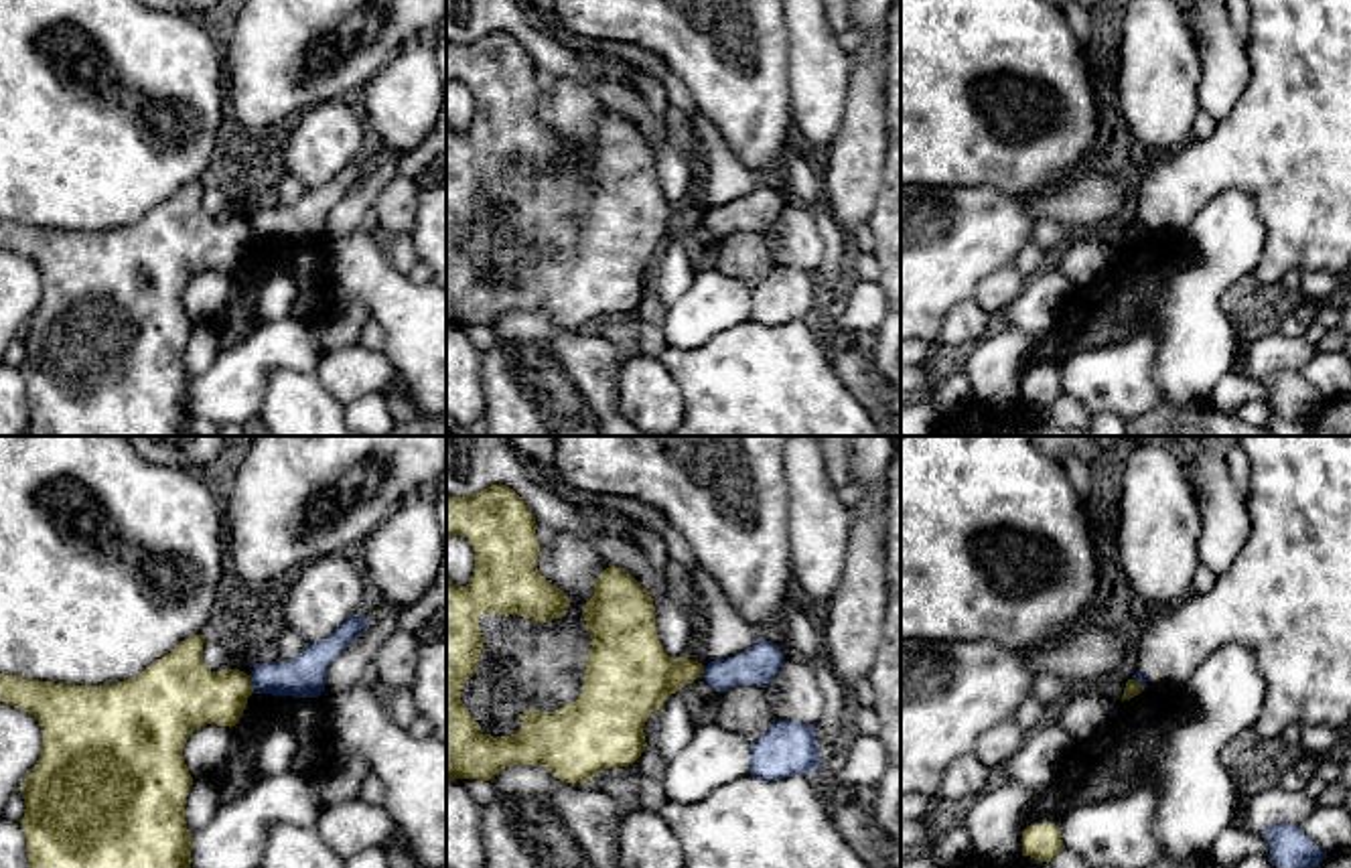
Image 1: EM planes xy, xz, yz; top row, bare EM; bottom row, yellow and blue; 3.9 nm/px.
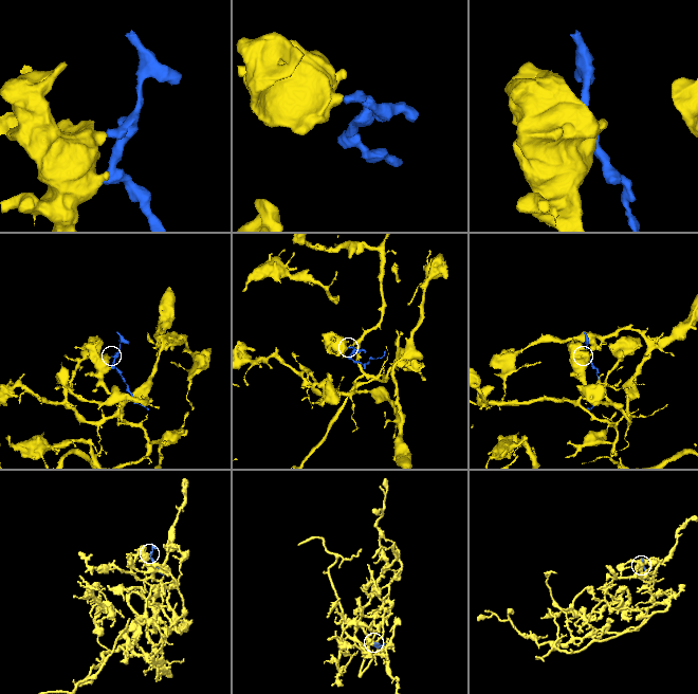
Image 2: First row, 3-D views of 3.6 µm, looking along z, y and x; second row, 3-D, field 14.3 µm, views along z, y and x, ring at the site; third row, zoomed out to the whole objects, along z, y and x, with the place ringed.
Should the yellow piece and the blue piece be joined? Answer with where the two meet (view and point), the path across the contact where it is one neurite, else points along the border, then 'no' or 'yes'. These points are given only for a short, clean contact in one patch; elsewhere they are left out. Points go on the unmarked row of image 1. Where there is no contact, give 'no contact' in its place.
contact xy (250, 230); border xy (248, 222), (254, 236); no

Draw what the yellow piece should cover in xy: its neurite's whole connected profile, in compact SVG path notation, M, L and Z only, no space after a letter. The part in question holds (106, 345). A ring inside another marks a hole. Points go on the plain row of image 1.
M207 180L181 187L142 219L120 229L75 231L0 219L0 247L32 260L43 276L37 310L22 329L30 436L179 436L191 416L185 351L193 322L183 304L187 284L205 270L235 272L254 239L239 215L211 217L203 209Z

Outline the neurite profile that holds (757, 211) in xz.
M757 185L751 195L728 205L710 207L702 223L718 237L734 231L769 231L785 209L779 193L767 185Z

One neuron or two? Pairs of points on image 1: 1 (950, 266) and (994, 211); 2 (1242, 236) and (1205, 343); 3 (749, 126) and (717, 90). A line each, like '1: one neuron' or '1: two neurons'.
1: one neuron
2: one neuron
3: one neuron

